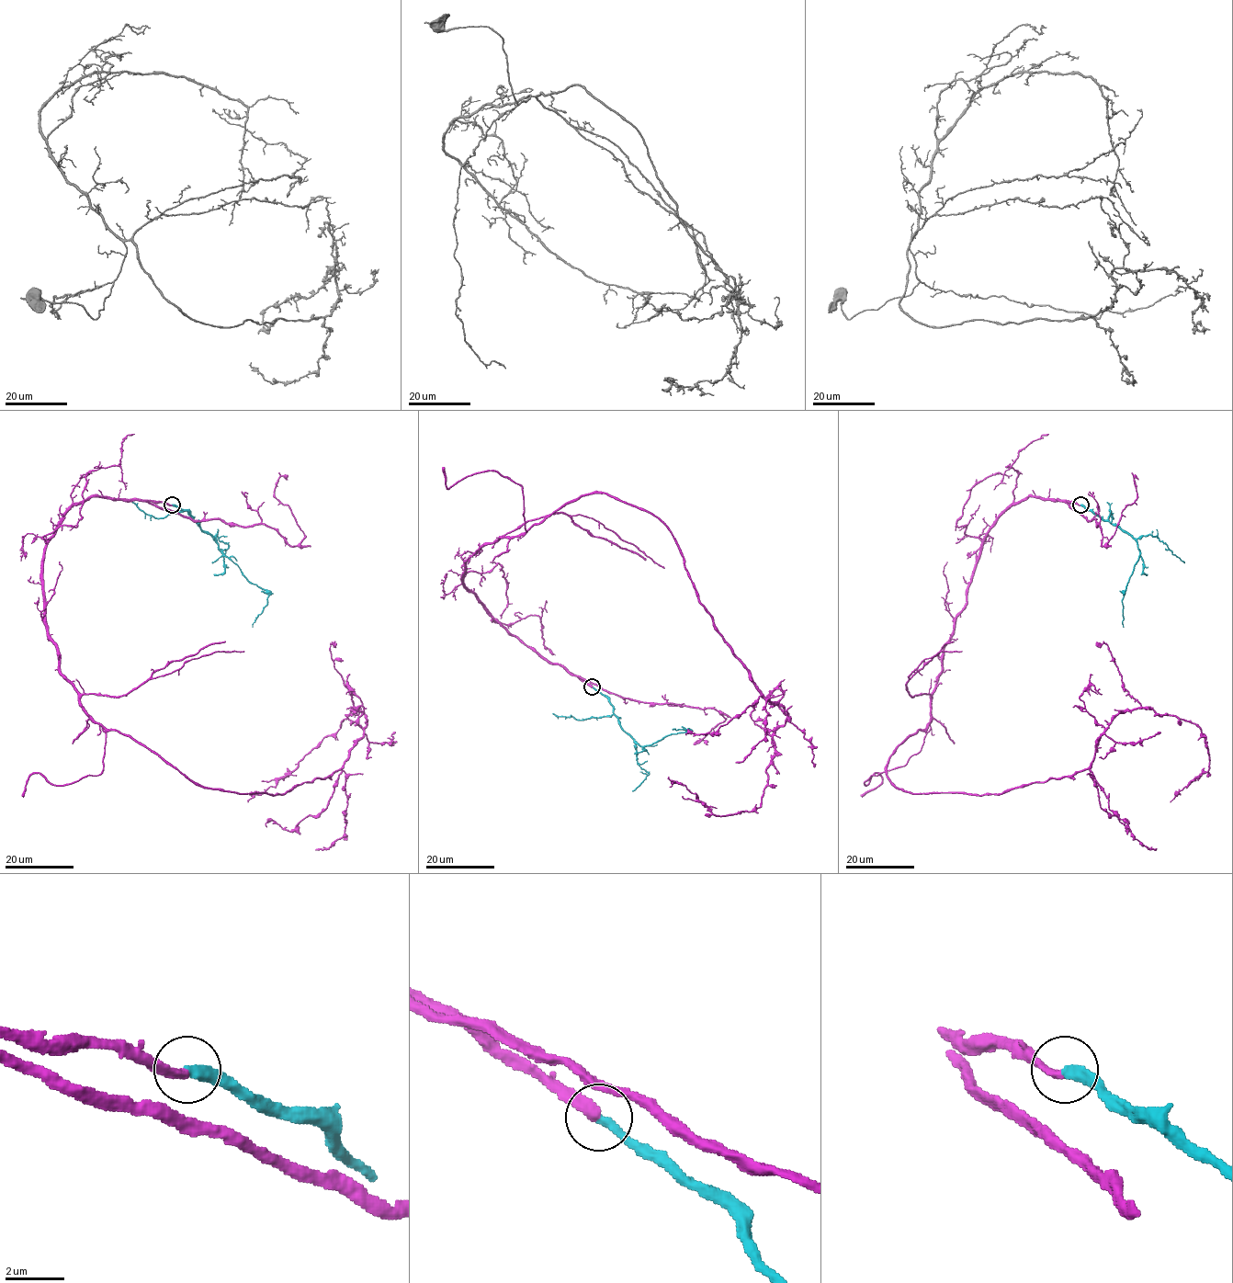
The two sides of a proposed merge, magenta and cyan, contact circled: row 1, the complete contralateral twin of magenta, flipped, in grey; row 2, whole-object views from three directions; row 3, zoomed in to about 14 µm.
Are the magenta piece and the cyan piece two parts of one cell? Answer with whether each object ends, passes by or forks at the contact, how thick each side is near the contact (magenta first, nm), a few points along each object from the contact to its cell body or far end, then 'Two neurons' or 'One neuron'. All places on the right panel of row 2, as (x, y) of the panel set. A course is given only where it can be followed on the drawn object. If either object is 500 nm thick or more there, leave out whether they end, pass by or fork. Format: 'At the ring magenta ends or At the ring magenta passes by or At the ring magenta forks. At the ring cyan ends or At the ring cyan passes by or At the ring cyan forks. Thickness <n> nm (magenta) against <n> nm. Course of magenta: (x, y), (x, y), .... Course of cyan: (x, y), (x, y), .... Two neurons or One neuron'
At the ring magenta ends. At the ring cyan ends. Thickness 340 nm (magenta) against 320 nm. Course of magenta: (1080, 505), (1000, 516), (887, 777), (978, 795), (1071, 777), (1150, 708), (1204, 735), (1209, 769), (1170, 802). Course of cyan: (1080, 505), (1125, 530), (1137, 544), (1139, 557), (1122, 598), (1123, 627). One neuron

